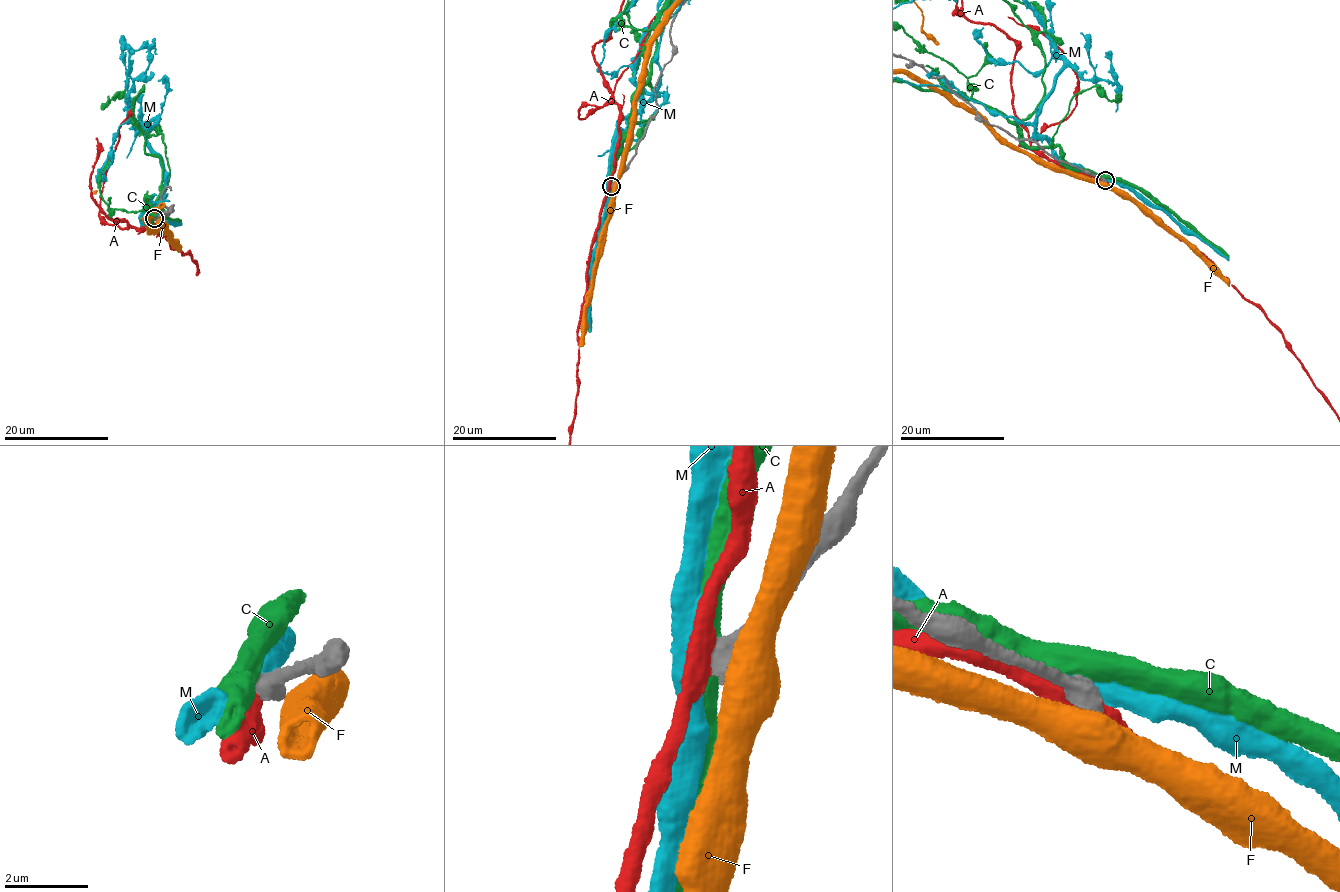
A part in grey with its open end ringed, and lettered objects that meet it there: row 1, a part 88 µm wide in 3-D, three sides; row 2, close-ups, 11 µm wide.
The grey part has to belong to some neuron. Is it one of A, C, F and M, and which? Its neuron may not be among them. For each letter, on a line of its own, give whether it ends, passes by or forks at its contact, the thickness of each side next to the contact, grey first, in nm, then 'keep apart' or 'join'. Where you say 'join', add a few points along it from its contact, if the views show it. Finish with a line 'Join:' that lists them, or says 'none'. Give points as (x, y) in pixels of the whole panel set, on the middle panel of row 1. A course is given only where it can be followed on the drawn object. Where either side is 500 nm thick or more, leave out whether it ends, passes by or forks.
A: 600/440 nm | keep apart
C: 600/550 nm | keep apart
F: 600/600 nm | keep apart
M: 600/550 nm | keep apart
Join: none

